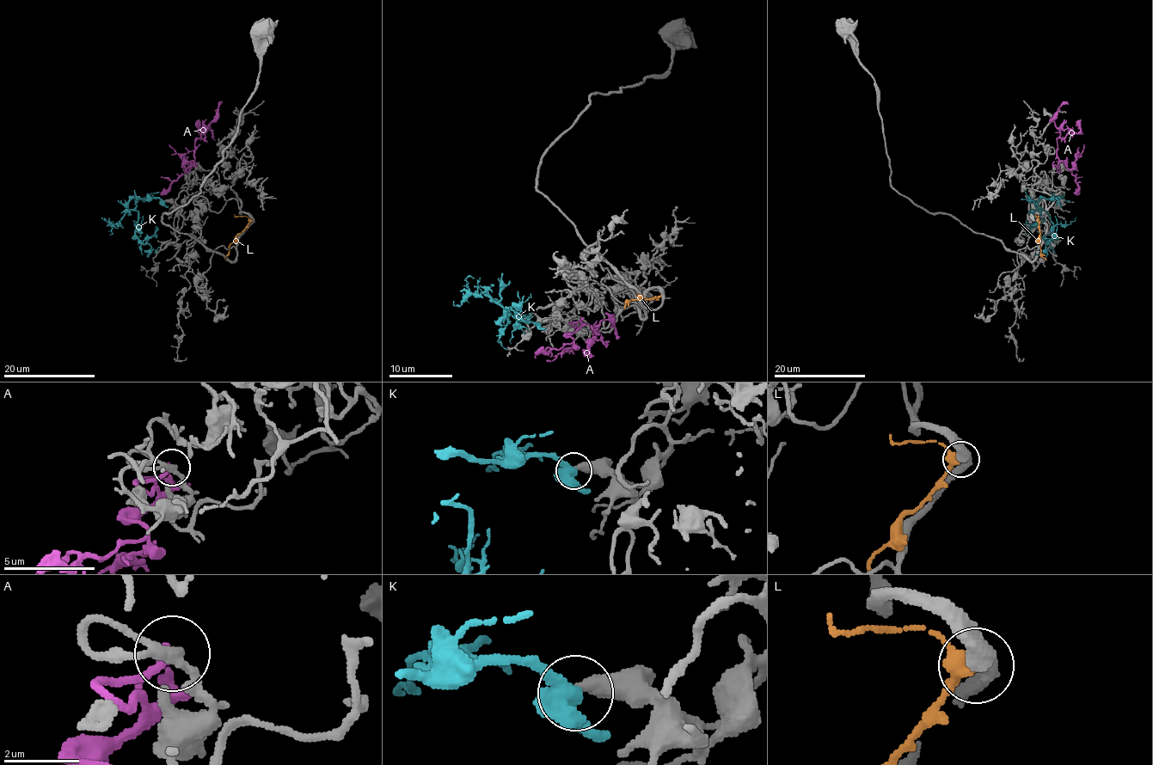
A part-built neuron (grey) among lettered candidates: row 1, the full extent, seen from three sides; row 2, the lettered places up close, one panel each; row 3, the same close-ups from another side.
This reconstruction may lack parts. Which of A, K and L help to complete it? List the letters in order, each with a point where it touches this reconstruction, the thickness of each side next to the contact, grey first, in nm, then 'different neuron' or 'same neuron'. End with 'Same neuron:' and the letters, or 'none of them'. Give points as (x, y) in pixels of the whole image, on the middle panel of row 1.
A: contact (582, 318); calibres 160 and 240 nm; same neuron
K: contact (539, 326); calibres 440 and 340 nm; different neuron
L: contact (661, 295); calibres 440 and 280 nm; different neuron
Same neuron: A

